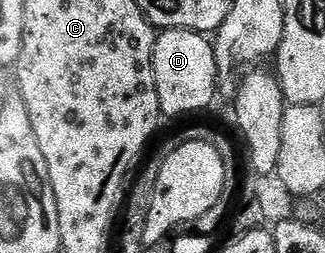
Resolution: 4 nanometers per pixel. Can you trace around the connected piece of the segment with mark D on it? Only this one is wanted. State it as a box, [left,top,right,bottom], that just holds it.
[154,29,218,116]

